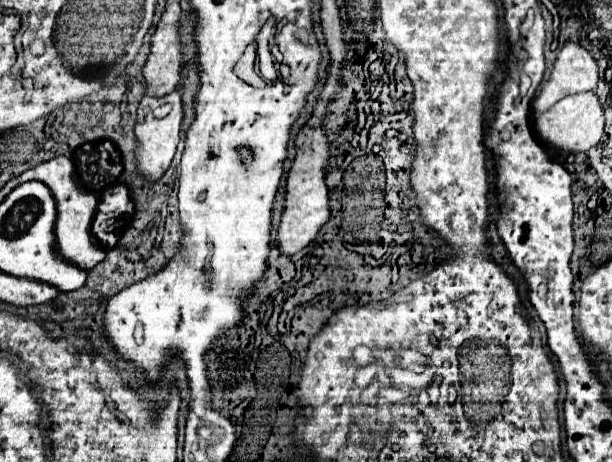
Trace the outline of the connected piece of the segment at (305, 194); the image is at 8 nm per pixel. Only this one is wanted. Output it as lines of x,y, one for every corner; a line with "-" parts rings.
317,106
313,116
307,120
309,128
301,128
295,138
295,160
291,170
287,172
285,186
285,206
277,232
277,248
283,256
297,254
307,244
313,242
319,228
329,220
329,190
325,186
325,164
329,162
329,140
321,128
321,120
325,116
325,106

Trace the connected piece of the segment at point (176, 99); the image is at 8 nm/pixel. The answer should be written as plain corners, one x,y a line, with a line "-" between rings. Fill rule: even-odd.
171,92
165,98
151,98
145,96
139,104
137,110
137,122
135,122
135,138
137,138
137,146
135,146
135,162
137,162
137,174
143,176
149,184
157,182
167,168
171,166
171,160
175,156
177,144
179,144
179,128
181,128
181,120
183,120
183,104
181,104
181,92
-
169,104
169,112
163,118
155,118
153,112
159,106

